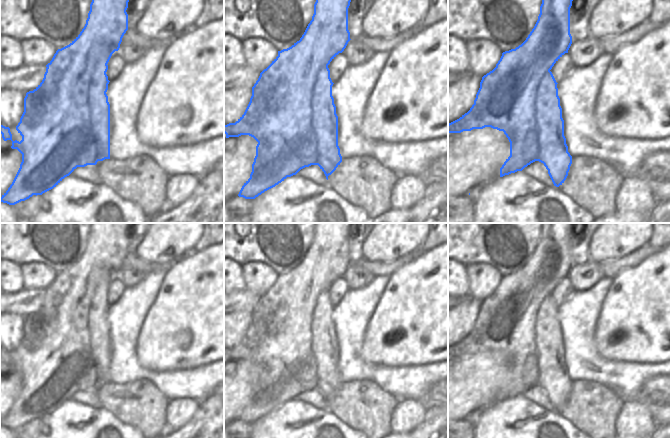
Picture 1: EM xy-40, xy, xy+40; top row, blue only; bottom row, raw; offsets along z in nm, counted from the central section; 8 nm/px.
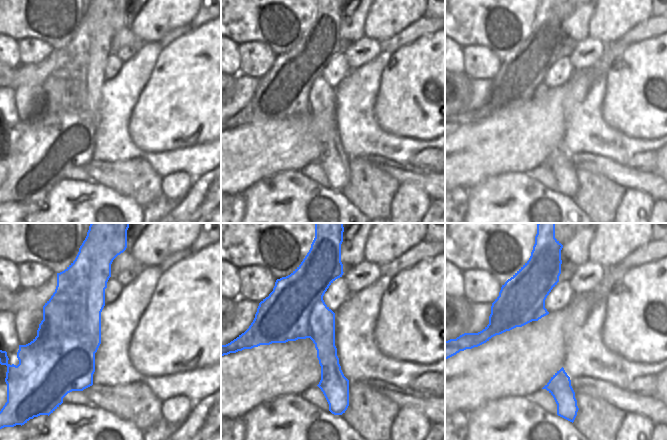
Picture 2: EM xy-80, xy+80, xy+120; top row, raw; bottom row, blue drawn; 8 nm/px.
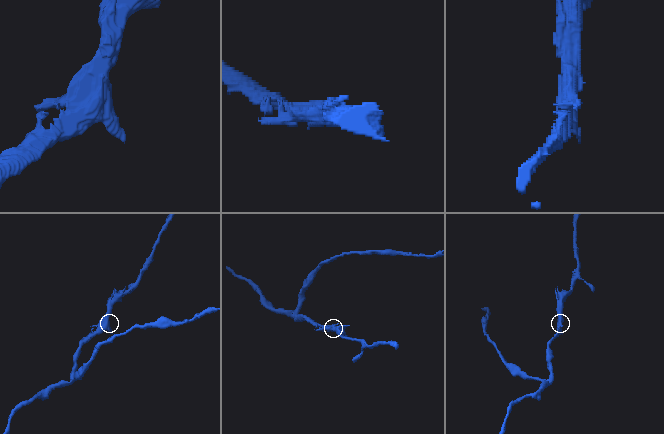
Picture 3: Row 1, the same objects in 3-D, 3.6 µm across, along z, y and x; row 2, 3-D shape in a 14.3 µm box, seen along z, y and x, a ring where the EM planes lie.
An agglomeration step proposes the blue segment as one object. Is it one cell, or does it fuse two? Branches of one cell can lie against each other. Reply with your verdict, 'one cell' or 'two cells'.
two cells

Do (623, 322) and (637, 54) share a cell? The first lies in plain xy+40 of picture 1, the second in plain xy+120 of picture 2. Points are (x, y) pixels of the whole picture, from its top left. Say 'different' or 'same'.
same

